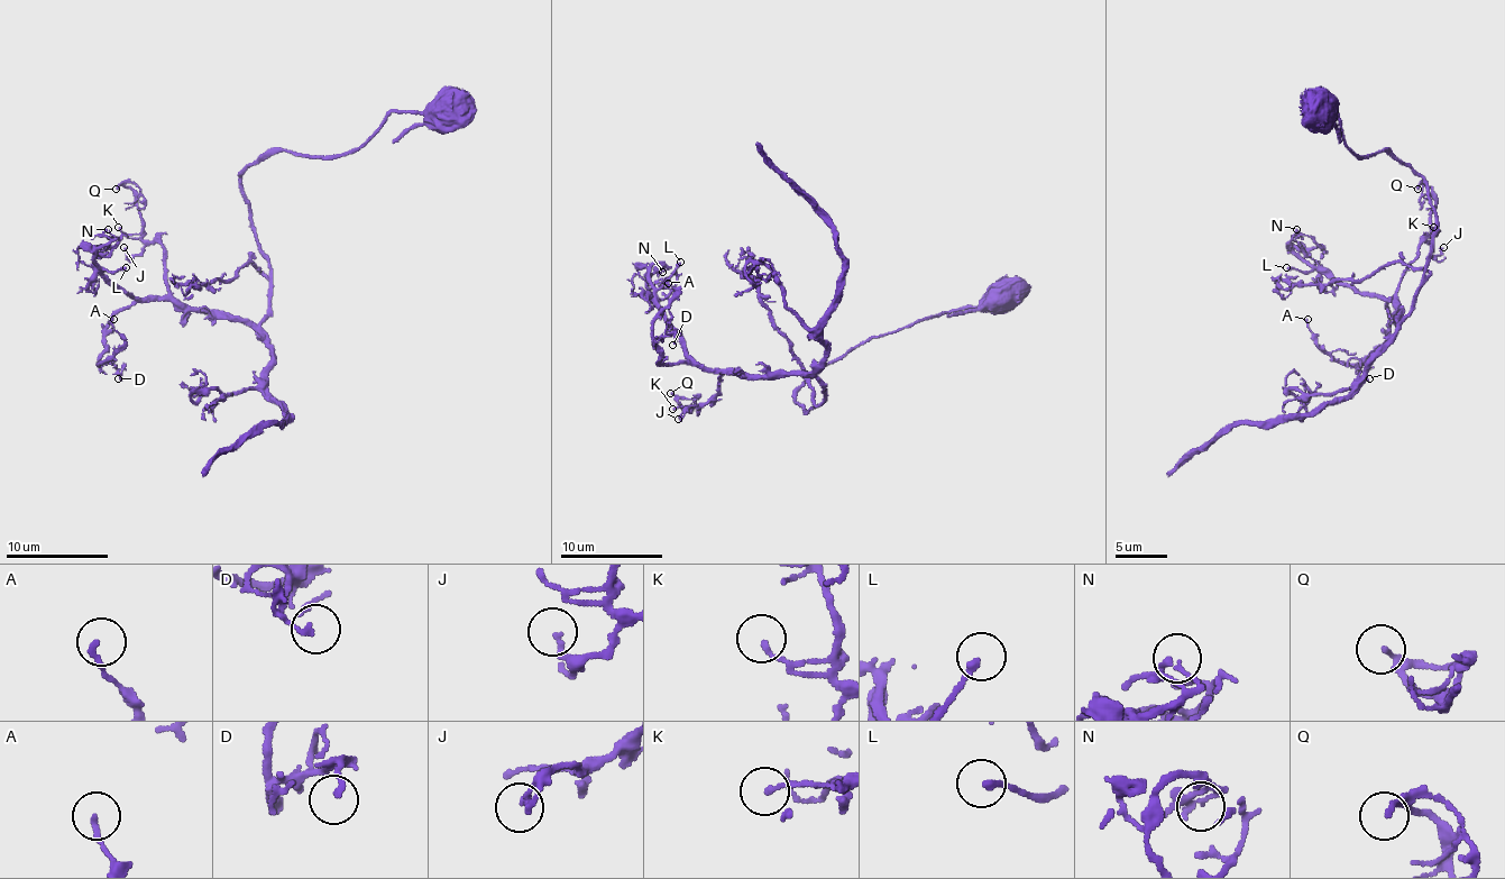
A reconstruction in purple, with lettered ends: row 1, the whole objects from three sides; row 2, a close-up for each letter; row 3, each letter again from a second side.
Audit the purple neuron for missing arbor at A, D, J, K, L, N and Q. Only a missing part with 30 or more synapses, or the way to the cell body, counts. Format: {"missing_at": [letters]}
{"missing_at": []}

